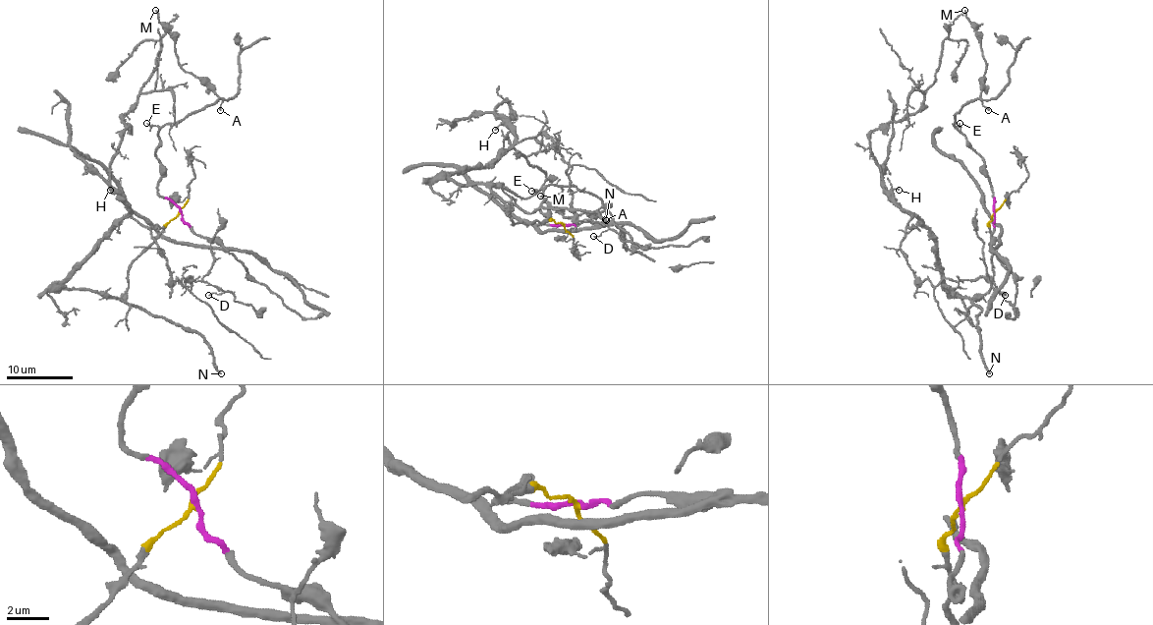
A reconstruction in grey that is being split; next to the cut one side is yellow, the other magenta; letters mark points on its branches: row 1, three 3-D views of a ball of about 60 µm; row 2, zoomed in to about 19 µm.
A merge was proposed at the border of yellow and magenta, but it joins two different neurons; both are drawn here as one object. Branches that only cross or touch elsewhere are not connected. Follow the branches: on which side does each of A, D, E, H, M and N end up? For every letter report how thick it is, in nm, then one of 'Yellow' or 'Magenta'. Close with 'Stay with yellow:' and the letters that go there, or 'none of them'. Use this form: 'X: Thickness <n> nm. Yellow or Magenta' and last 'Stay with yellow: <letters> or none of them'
A: Thickness 110 nm. Magenta
D: Thickness 100 nm. Yellow
E: Thickness 130 nm. Magenta
H: Thickness 120 nm. Yellow
M: Thickness 190 nm. Magenta
N: Thickness 240 nm. Yellow
Stay with yellow: D, H, N

